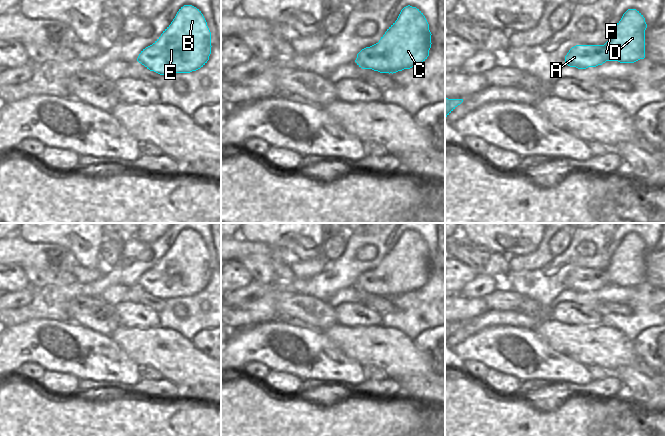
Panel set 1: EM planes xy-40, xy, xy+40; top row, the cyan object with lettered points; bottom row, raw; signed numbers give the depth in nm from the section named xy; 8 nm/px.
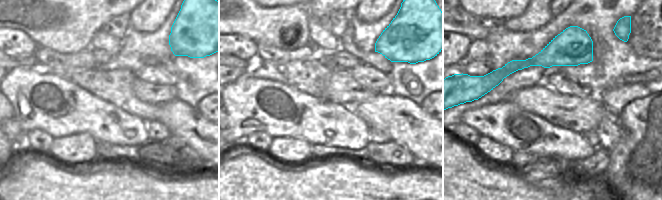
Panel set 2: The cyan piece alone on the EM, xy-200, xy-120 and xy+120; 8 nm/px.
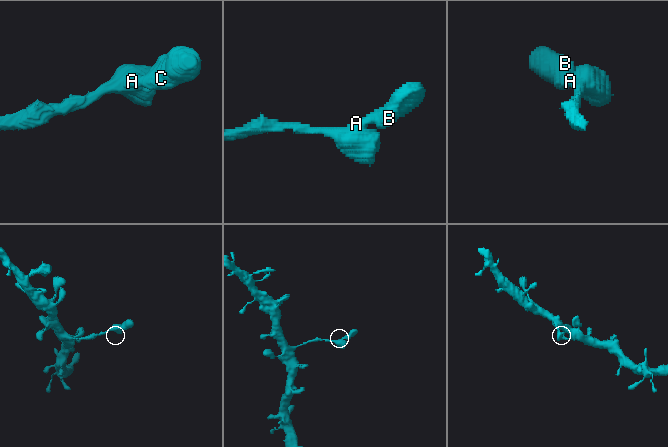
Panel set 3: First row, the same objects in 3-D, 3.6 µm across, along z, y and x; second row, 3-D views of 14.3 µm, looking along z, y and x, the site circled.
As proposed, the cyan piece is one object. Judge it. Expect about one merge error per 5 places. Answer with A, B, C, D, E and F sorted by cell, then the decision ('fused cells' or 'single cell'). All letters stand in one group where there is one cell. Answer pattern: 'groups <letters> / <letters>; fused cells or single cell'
groups A B C D E F; single cell

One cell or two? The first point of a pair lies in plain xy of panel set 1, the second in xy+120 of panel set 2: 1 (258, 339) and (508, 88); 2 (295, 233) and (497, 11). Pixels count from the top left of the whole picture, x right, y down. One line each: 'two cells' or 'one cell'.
1: two cells
2: one cell

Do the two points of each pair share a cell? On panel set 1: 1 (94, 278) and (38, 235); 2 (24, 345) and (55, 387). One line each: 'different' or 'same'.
1: different
2: different

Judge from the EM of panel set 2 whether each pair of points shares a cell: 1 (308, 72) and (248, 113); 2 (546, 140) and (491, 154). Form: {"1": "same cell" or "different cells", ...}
{"1": "different cells", "2": "different cells"}

